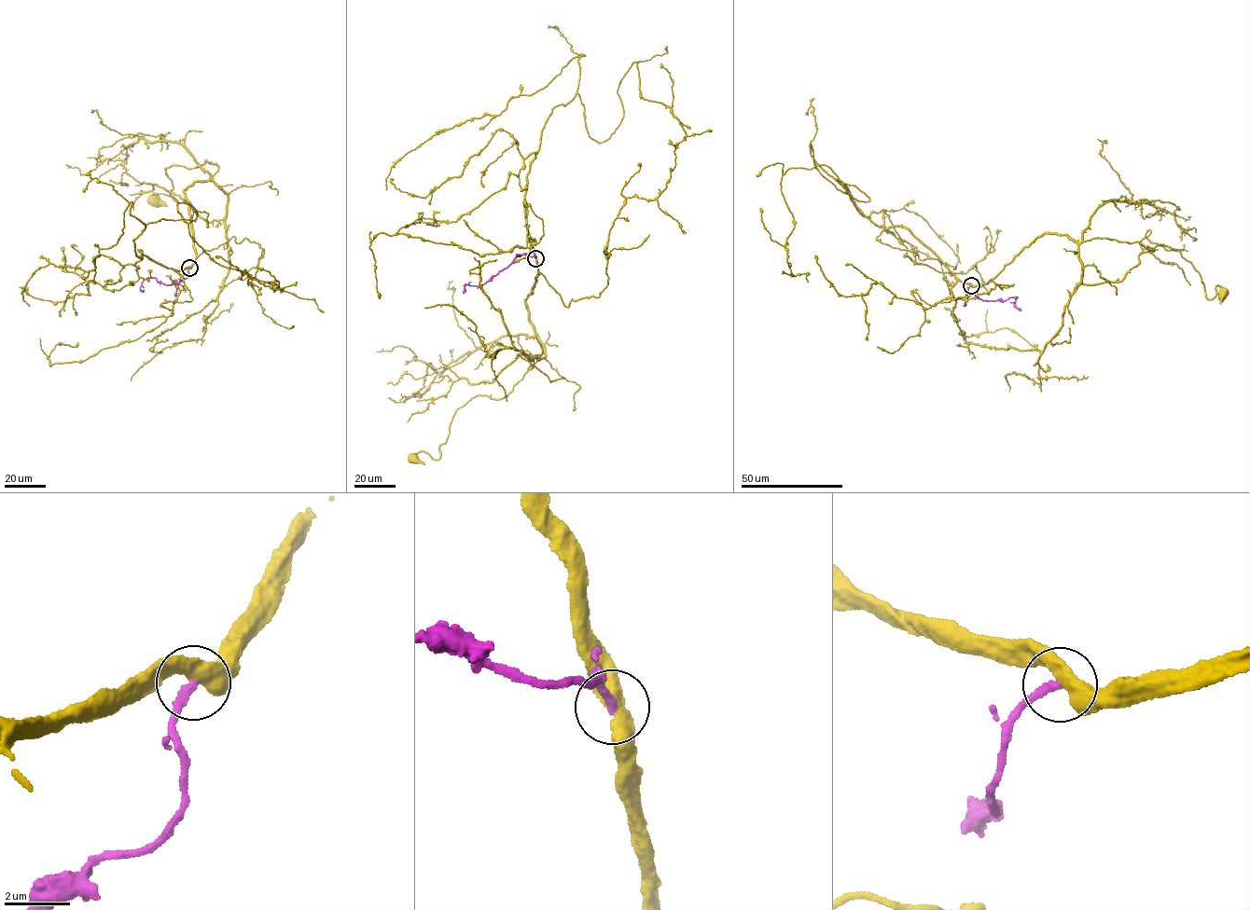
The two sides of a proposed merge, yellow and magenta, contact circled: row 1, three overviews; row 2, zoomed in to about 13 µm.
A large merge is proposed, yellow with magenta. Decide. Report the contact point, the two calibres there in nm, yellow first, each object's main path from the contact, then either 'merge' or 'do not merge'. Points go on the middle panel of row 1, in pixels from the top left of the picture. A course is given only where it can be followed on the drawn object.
place (535, 258); calibres 460 and 240 nm; course yellow (535, 258), (525, 308), (543, 354), (506, 396), (477, 395), (455, 410), (440, 458), (420, 451), (413, 459); course magenta (535, 258), (520, 255), (485, 283), (465, 284), (463, 293); do not merge

